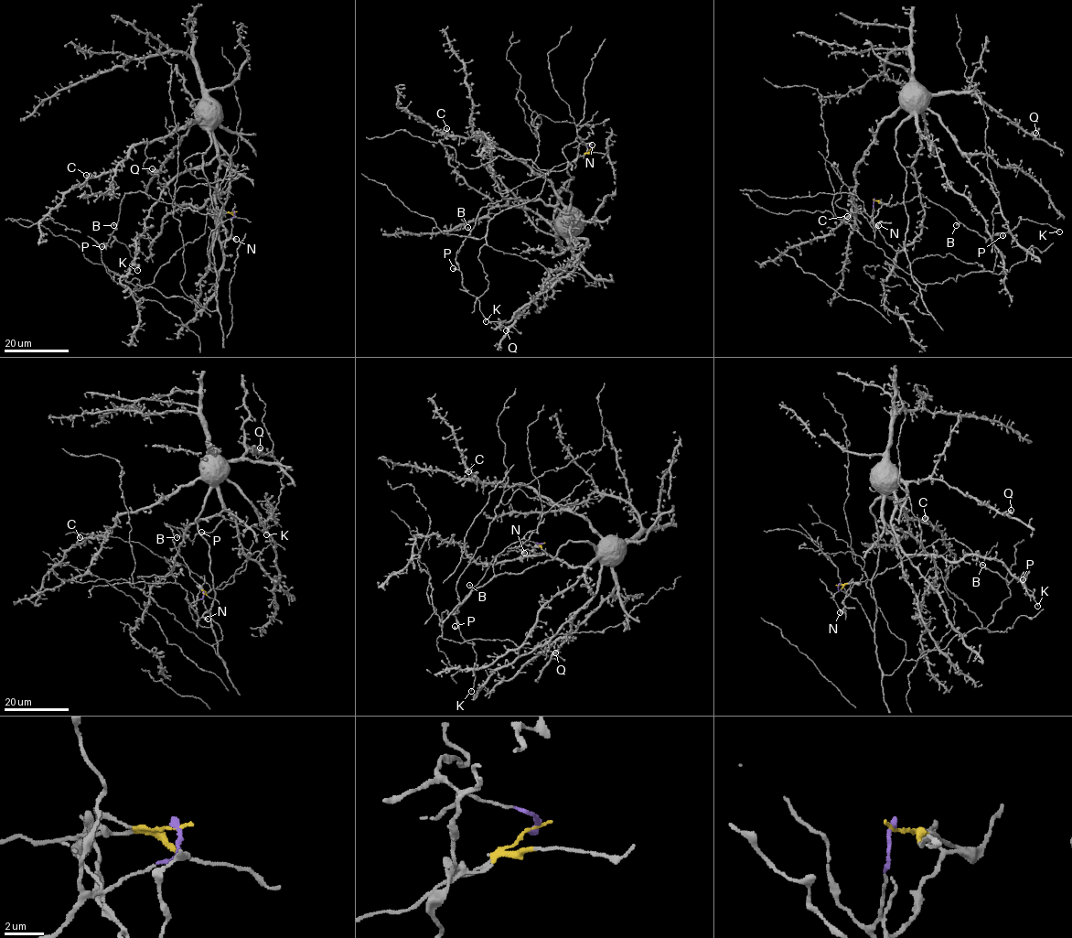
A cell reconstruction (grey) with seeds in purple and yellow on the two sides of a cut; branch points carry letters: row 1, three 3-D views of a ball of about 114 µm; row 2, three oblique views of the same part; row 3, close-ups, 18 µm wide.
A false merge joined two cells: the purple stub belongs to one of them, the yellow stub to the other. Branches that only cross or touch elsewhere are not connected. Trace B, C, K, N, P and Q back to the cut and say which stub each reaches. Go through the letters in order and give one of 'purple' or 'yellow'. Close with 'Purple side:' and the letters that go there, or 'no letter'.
B: yellow
C: purple
K: yellow
N: yellow
P: yellow
Q: purple
Purple side: C, Q

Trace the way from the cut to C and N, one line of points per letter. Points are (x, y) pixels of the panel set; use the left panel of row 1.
C: (234, 212), (209, 237), (214, 265), (203, 118), (86, 175)
N: (234, 212), (221, 214), (221, 224), (228, 238), (236, 239)

